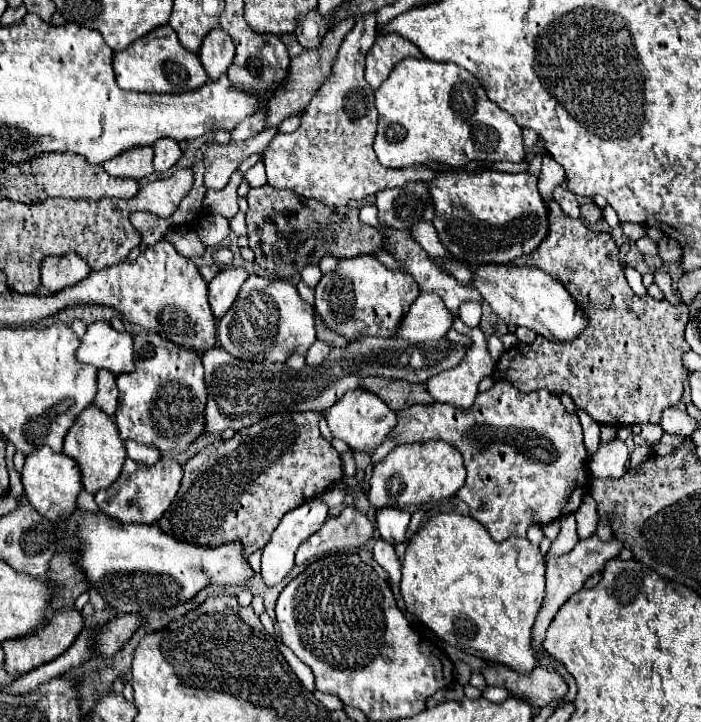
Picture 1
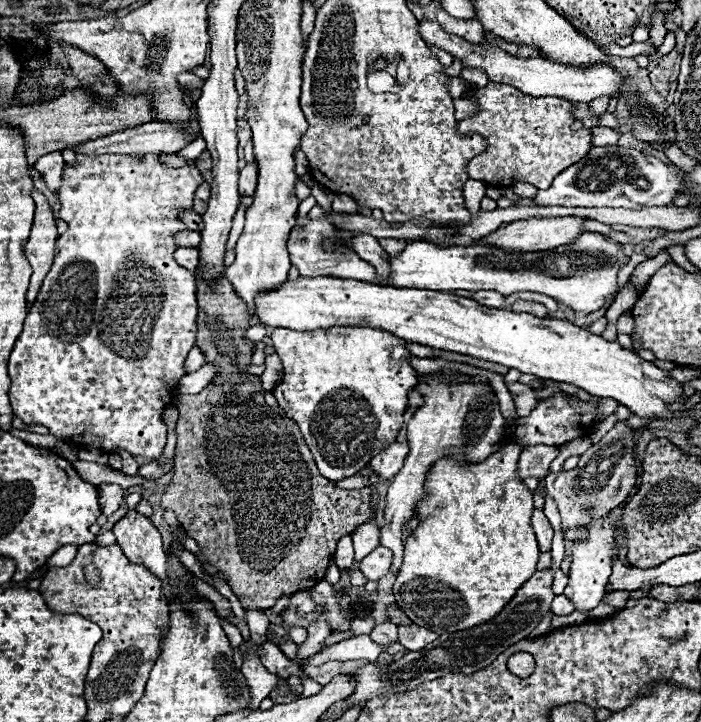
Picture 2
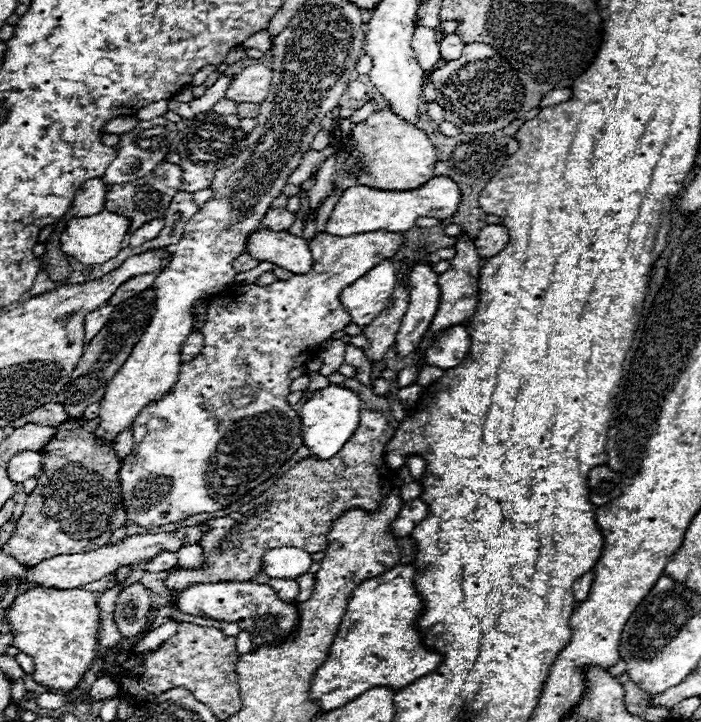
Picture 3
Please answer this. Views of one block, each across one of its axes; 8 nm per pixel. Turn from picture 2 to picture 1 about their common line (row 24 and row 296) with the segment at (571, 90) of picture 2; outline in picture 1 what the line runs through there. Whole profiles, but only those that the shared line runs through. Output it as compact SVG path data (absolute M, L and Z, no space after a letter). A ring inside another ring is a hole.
M420 292L410 306L404 322L398 330L400 338L410 342L440 340L454 324L454 314L446 308L444 300L436 292Z

